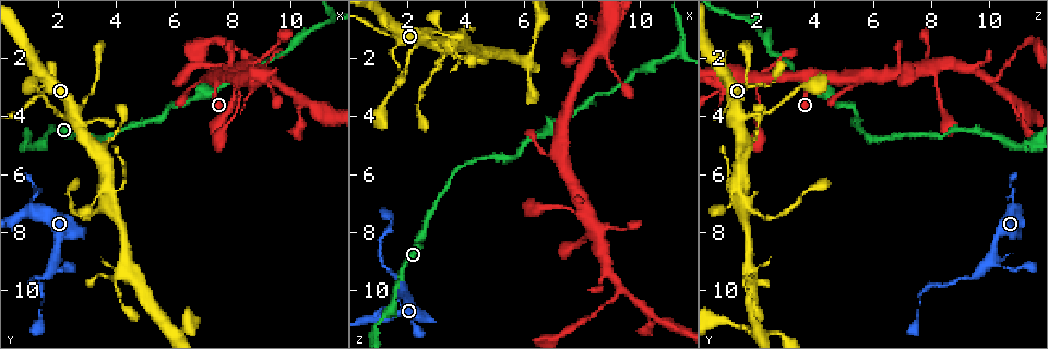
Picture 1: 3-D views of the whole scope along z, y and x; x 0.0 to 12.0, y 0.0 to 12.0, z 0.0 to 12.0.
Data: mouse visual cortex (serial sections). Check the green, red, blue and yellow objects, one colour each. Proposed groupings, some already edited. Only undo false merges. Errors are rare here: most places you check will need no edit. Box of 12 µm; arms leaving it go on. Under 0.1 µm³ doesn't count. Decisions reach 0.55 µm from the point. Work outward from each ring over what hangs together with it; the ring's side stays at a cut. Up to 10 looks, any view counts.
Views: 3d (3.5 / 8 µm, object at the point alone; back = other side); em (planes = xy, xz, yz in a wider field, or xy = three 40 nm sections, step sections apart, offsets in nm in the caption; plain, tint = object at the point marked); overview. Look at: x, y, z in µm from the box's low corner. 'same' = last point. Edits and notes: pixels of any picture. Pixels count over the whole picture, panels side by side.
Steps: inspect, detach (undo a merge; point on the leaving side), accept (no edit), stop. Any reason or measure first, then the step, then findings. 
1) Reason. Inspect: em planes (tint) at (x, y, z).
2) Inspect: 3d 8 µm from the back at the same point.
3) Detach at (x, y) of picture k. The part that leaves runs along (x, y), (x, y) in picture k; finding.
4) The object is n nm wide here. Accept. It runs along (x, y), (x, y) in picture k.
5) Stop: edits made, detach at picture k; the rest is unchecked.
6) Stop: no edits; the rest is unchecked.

Two arms at a narrow angle. Inspect: 3d 3.5 µm at (7.8, 2.2, 7.3).

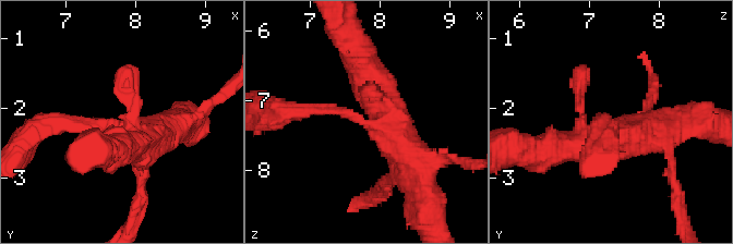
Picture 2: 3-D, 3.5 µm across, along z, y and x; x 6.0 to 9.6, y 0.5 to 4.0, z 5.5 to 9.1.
Inspect: em xy step 3 (tint) at the same point.

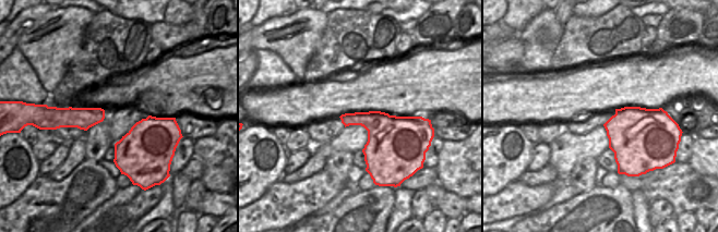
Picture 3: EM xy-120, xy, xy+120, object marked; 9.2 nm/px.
Inspect: em planes (tint) at the same point.

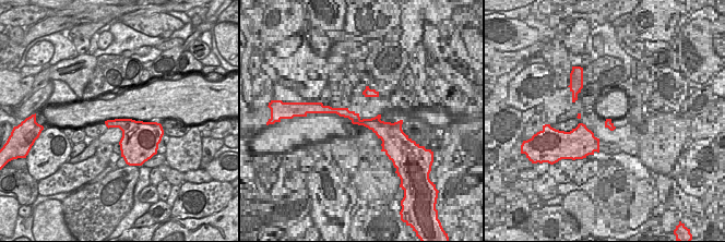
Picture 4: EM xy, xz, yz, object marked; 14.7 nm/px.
Accept. Continuous, no second cell.

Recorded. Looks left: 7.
Thin neck. Inspect: 3d 3.5 µm at (9.3, 2.9, 0.9).

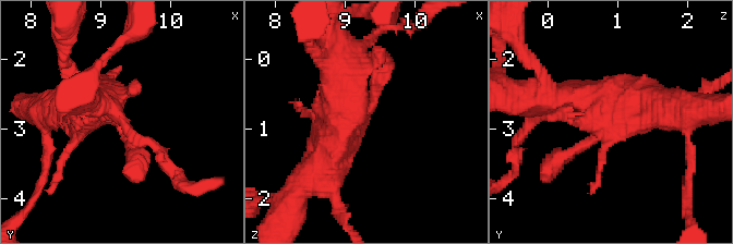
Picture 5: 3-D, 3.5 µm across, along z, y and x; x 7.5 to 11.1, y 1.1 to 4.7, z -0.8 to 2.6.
Inspect: em xy step 5 (tint) at (9.25, 2.95, 0.90).

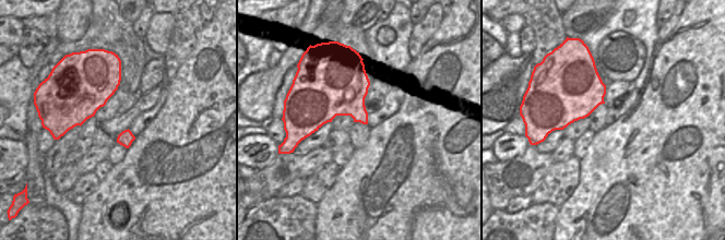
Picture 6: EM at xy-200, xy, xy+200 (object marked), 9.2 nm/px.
The object is 360 nm wide here. Accept. It runs along (301, 183), (328, 63) in picture 5; continuous, no second cell.

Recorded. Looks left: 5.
Branch point. Inspect: 3d 3.5 µm at (3.7, 7.0, 1.5).

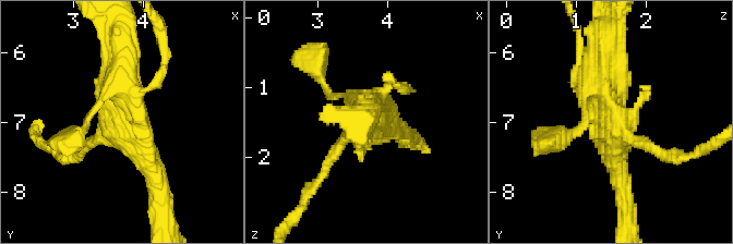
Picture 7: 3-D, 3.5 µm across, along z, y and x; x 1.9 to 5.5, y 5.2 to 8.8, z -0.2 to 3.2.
Shape alone is not enough. Inspect: em xy step 3 (tint) at (3.80, 7.05, 1.55).

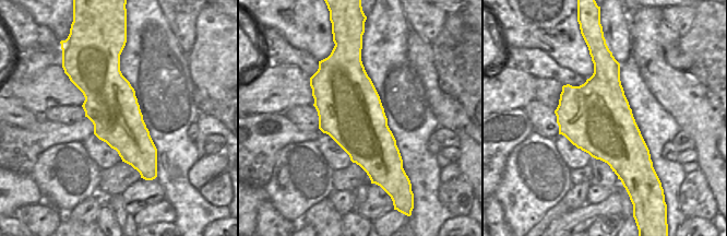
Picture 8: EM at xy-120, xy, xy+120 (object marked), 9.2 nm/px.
Cut it another way. Inspect: em xy step 1 (tint) at the same point.

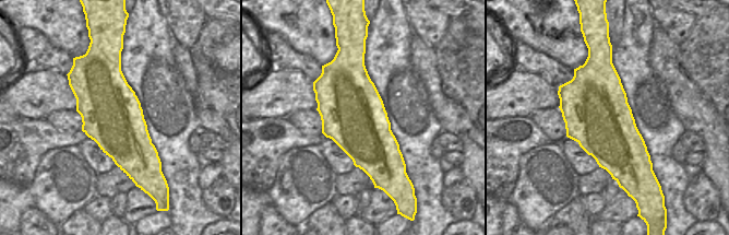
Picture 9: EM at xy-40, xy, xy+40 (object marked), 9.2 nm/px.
Accept. It runs along (120, 60), (120, 107), (160, 191) in picture 7; one cell here.

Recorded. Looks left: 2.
Calibre changes. Inspect: 3d 8 µm from the back at (1.8, 9.3, 9.6).

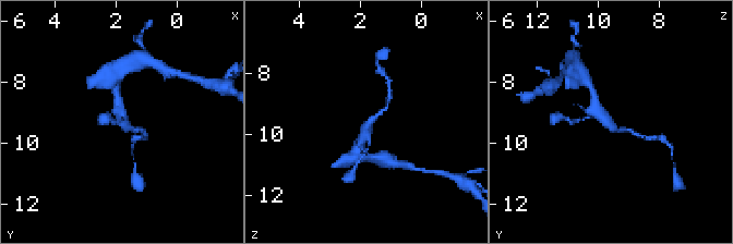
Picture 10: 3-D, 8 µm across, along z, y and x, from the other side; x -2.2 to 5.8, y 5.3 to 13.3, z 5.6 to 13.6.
The arms are 150, 350 nm wide; now the EM. Inspect: em xy step 3 (tint) at (1.7, 9.3, 9.6).

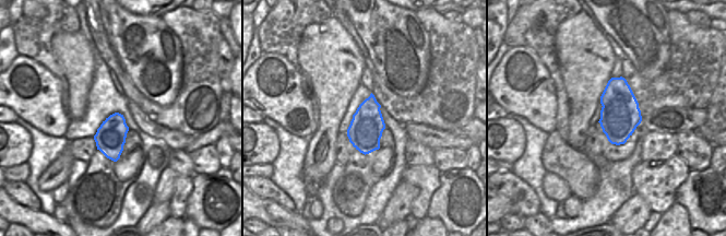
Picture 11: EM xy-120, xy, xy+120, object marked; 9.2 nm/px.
Accept. It runs along (593, 99), (608, 123), (633, 133) in picture 10; all the same cell.

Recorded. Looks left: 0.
Stop: no edits; the rest is unchecked.

